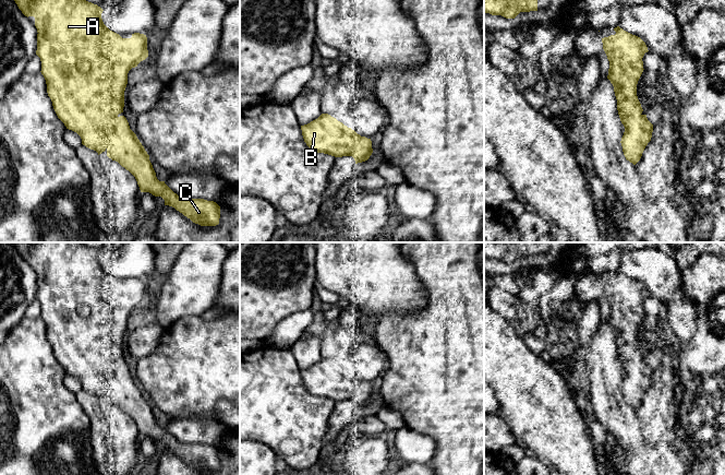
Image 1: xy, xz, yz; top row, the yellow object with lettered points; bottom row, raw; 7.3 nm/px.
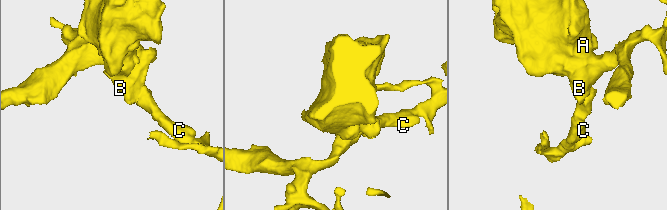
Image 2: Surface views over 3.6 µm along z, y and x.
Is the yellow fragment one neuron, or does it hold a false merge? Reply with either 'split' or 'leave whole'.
leave whole

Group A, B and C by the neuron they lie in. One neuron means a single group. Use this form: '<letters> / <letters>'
A B C

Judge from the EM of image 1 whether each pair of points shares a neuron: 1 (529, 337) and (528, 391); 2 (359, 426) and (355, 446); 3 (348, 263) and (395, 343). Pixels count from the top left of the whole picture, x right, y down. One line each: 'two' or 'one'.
1: two
2: two
3: two

